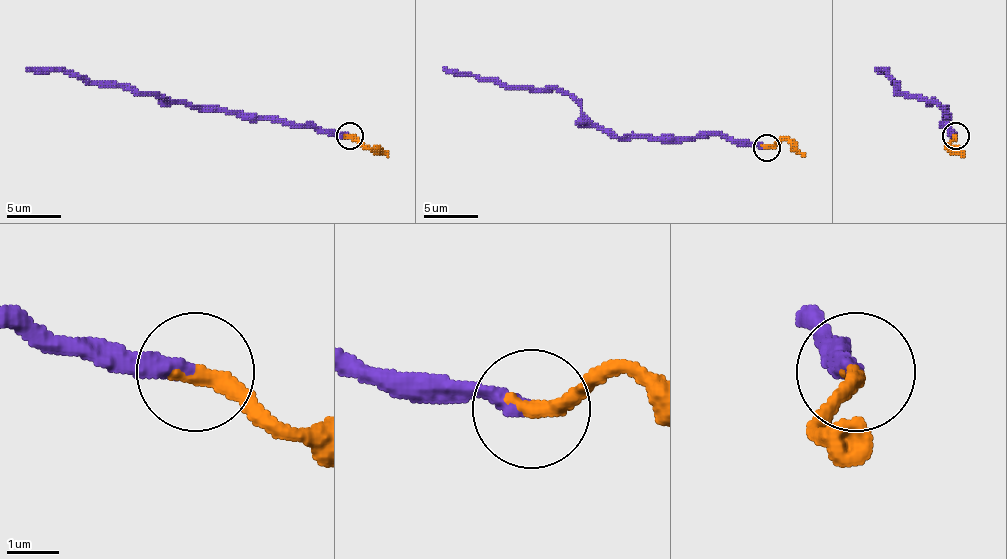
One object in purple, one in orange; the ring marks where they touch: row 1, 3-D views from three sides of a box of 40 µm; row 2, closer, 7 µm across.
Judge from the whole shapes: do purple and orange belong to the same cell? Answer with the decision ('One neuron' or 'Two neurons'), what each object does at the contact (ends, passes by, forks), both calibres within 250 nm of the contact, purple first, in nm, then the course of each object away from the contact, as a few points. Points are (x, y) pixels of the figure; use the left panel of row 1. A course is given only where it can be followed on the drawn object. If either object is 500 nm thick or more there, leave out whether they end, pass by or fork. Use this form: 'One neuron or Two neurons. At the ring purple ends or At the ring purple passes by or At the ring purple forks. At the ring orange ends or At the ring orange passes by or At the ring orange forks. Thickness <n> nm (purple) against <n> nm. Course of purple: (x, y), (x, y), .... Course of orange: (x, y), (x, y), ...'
One neuron. At the ring purple ends. At the ring orange ends. Thickness 320 nm (purple) against 320 nm. Course of purple: (350, 135), (194, 108), (137, 89), (86, 84), (61, 70), (26, 68). Course of orange: (350, 135), (388, 157)

